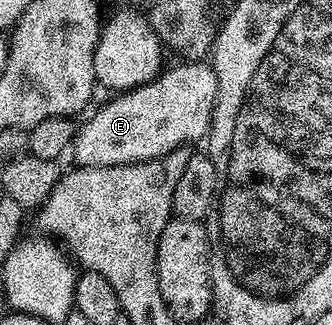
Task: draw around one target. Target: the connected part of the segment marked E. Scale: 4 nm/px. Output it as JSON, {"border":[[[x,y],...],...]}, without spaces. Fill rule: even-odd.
{"border":[[[188,61],[180,63],[184,65],[176,65],[173,69],[165,68],[159,77],[156,77],[150,83],[139,85],[137,89],[129,89],[121,92],[113,101],[108,101],[85,125],[81,124],[76,131],[76,138],[72,140],[72,148],[70,157],[73,157],[77,166],[89,169],[90,167],[110,167],[111,165],[129,165],[130,163],[138,163],[139,161],[153,161],[156,157],[166,155],[170,151],[181,147],[191,146],[191,141],[203,142],[208,135],[208,128],[212,126],[212,112],[216,106],[216,92],[218,91],[218,83],[216,82],[216,73],[212,70],[211,64],[201,63],[199,61]]]}

